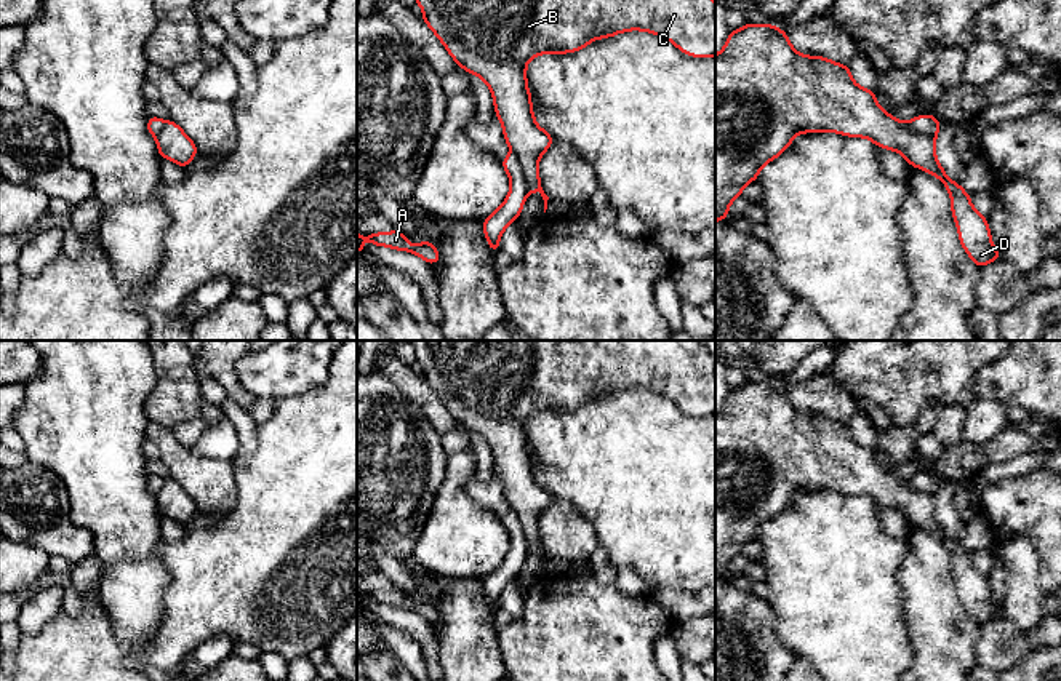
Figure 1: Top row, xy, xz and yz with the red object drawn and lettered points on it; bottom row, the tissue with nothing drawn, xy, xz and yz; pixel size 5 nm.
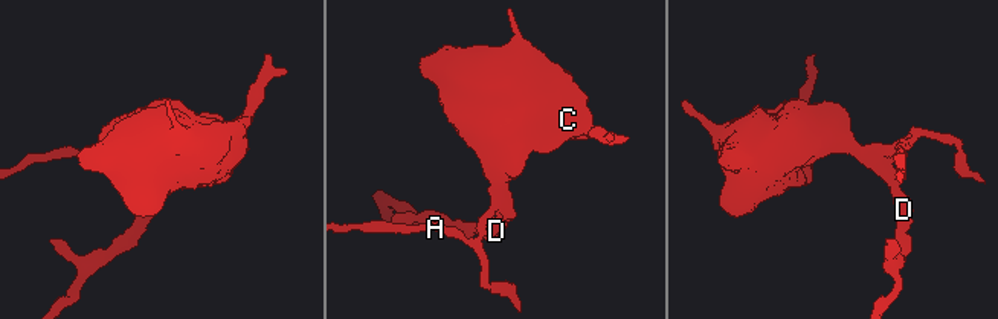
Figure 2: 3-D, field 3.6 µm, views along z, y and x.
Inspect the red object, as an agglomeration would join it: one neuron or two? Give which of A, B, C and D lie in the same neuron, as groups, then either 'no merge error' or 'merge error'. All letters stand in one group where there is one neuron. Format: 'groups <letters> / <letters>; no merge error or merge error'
groups A / B C D; merge error

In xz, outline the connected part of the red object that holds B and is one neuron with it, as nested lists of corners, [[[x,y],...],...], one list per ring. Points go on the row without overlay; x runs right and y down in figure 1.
[[[408,340],[408,344],[422,366],[421,376],[454,420],[488,443],[504,497],[518,516],[530,550],[541,552],[544,571],[549,555],[541,545],[538,520],[554,497],[538,484],[526,443],[526,422],[536,412],[575,411],[597,396],[627,388],[645,388],[672,400],[688,414],[715,414],[715,360],[701,340]]]

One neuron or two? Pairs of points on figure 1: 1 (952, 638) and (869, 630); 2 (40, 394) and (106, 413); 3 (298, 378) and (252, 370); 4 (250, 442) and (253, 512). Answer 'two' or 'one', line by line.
1: two
2: one
3: one
4: two

